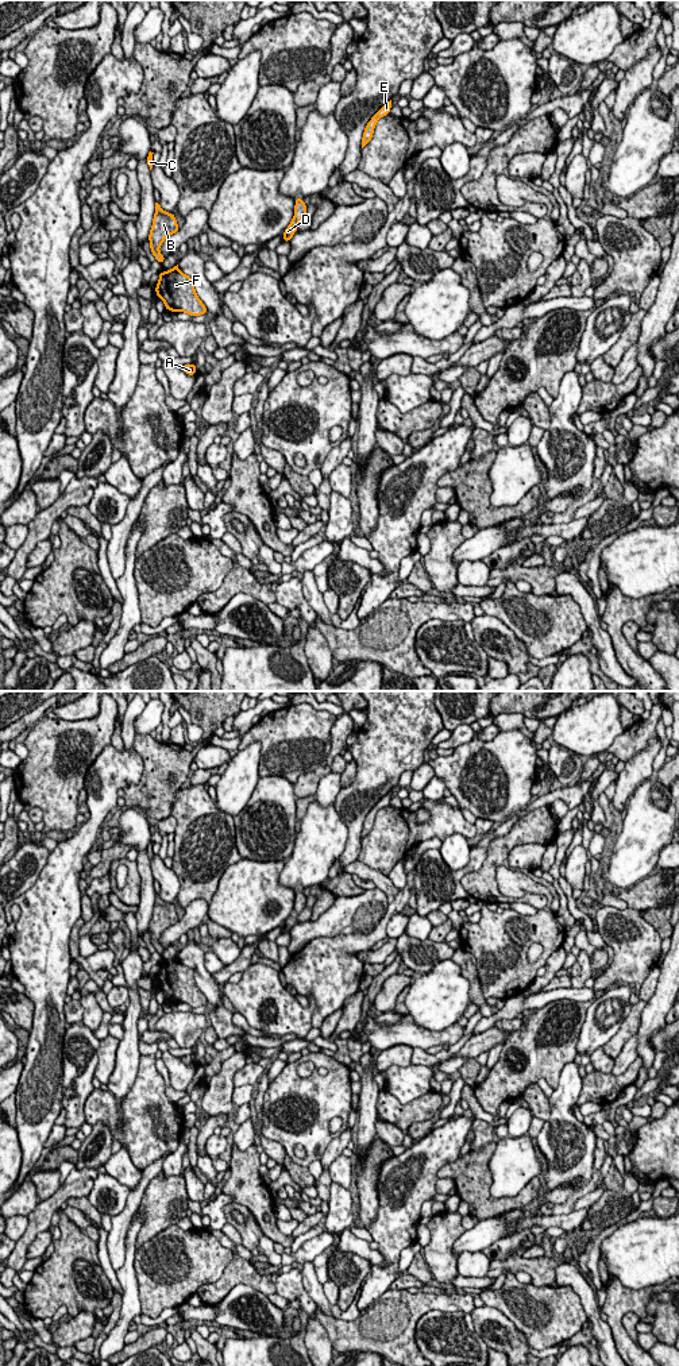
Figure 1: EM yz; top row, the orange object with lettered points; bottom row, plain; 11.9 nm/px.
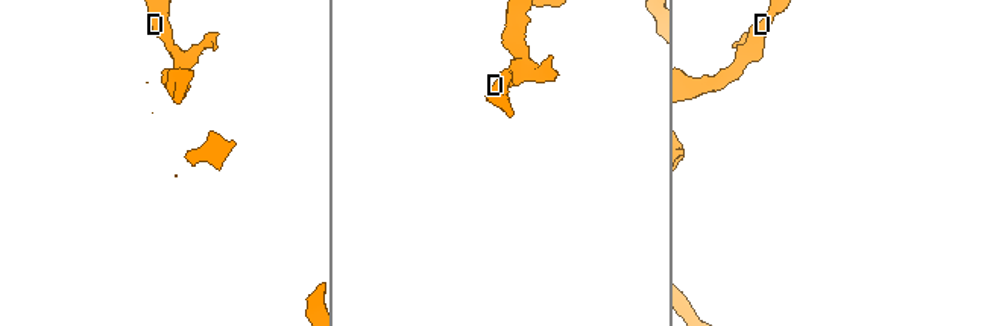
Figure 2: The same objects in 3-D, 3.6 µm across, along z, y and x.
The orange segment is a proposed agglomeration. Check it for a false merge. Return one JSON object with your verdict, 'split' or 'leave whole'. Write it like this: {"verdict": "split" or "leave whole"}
{"verdict": "leave whole"}

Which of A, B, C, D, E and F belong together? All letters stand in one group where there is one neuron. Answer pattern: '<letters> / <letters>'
A B C D E F

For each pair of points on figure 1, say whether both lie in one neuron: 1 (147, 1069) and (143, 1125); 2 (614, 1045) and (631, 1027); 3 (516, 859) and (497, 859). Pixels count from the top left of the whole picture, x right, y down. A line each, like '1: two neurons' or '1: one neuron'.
1: one neuron
2: one neuron
3: two neurons

